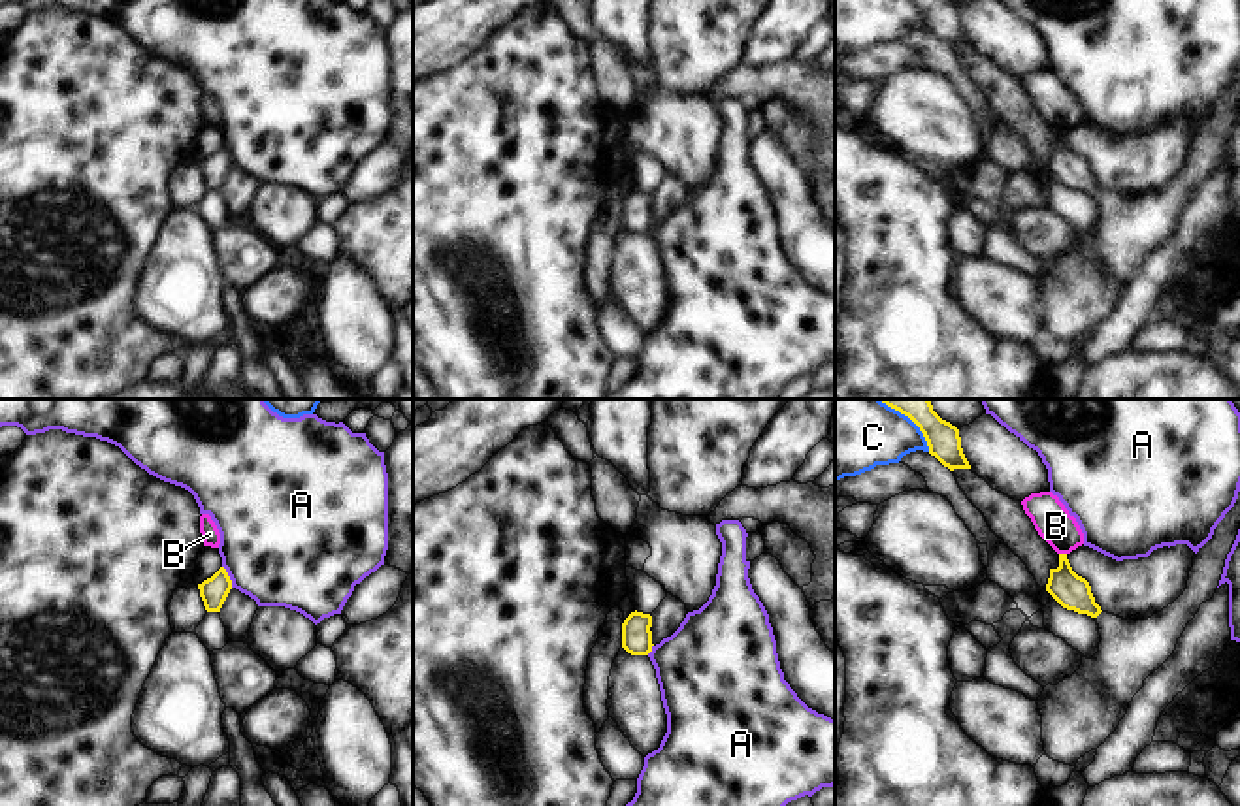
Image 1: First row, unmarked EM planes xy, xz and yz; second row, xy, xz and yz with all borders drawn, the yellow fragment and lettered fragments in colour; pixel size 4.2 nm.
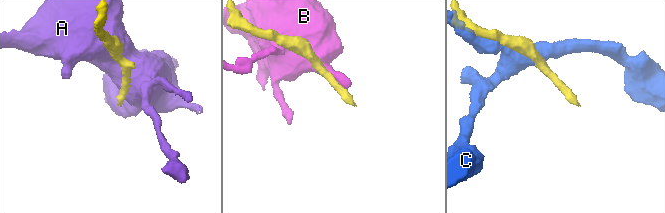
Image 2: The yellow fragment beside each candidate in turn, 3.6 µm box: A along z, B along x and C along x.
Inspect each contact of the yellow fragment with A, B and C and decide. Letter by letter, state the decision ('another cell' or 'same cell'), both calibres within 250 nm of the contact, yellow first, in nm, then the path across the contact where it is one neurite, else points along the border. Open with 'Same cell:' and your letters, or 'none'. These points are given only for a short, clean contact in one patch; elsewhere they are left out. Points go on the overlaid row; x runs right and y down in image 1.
Same cell: none
A: another cell; 120 nm thick on the yellow side, 500 nm on the other; border along xy (223, 565), (232, 586)
B: another cell; 150 nm thick on the yellow side, 160 nm on the other
C: another cell; 140 nm thick on the yellow side, 340 nm on the other

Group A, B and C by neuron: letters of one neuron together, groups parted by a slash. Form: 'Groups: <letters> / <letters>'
Groups: A / B / C.

